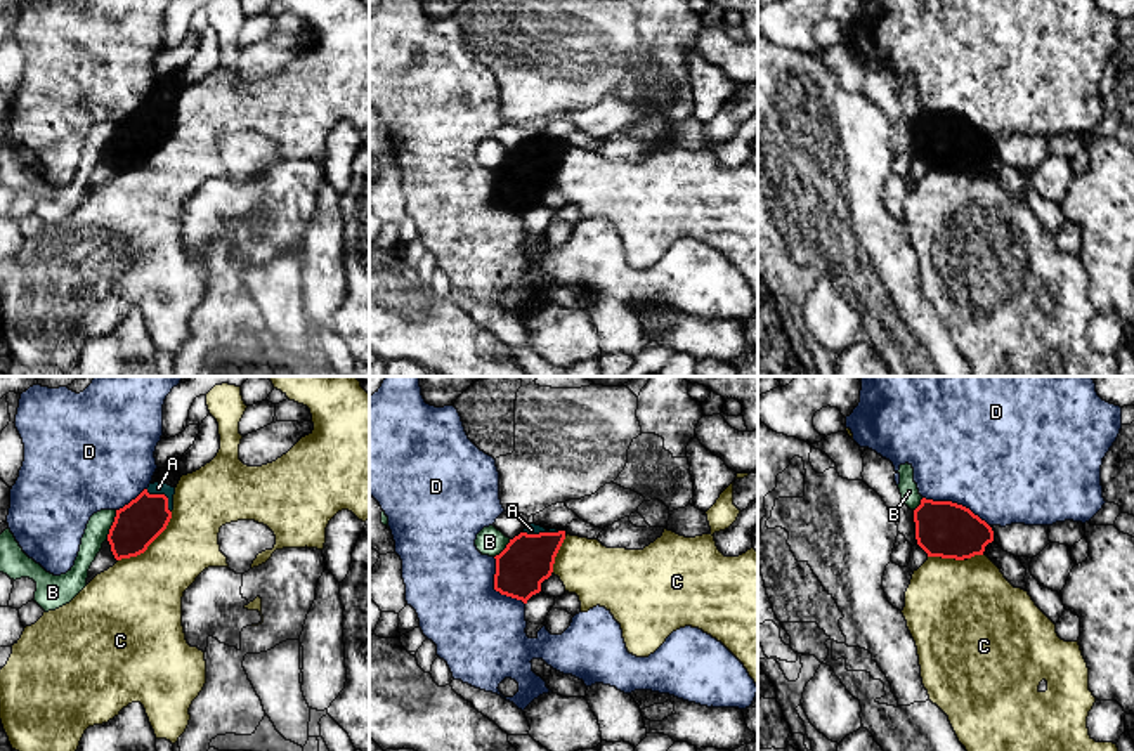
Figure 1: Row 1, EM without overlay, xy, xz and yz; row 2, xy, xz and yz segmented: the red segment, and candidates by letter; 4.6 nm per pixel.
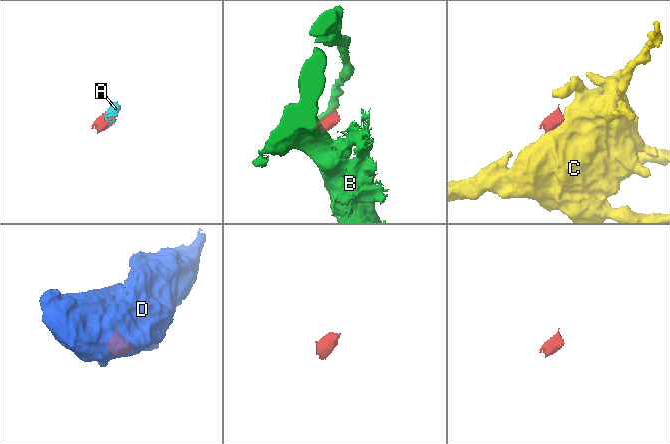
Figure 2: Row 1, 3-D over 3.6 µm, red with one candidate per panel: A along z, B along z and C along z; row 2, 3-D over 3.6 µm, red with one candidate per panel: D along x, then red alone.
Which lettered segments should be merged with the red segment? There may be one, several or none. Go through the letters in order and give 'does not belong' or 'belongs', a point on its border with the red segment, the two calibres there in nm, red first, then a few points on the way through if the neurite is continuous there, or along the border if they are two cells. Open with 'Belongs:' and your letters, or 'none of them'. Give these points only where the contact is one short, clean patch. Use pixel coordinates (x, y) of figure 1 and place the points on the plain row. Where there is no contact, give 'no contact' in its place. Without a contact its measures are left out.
Belongs: A
A: belongs | xy (163, 106) | 220/60 nm | across xy (137, 136), (163, 106), (158, 99)
B: does not belong | xy (113, 136) | 220/110 nm | along xy (117, 122), (106, 150)
C: does not belong | xy (149, 155) | 220/360 nm | along xy (172, 124), (167, 139), (143, 163), (118, 172)
D: does not belong | yz (956, 115) | 260/500 nm

